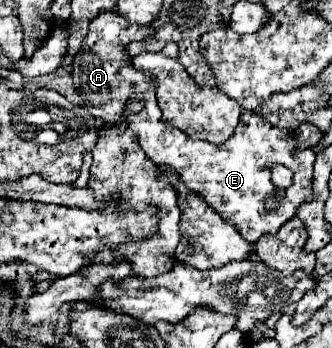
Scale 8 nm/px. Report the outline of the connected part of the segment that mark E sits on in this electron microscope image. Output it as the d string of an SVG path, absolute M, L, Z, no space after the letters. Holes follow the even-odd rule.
M136 92L136 94L132 94L132 98L144 100L144 110L140 110L138 114L128 114L128 122L130 122L130 128L134 132L138 132L140 146L146 152L146 156L158 168L166 170L166 176L172 186L176 186L178 182L186 184L188 192L202 196L208 202L208 206L212 206L224 220L232 222L248 242L254 244L264 234L276 234L280 230L280 226L294 216L294 212L298 210L298 206L302 202L312 200L312 166L314 166L316 154L312 150L294 152L294 134L292 132L270 126L270 122L266 122L256 112L242 110L240 122L238 122L234 134L224 144L210 144L206 140L190 140L182 130L162 122L162 110L156 104L156 92L146 92L146 94ZM266 162L280 162L280 164L288 166L294 172L294 184L290 188L276 188L270 180L270 172L262 170Z

